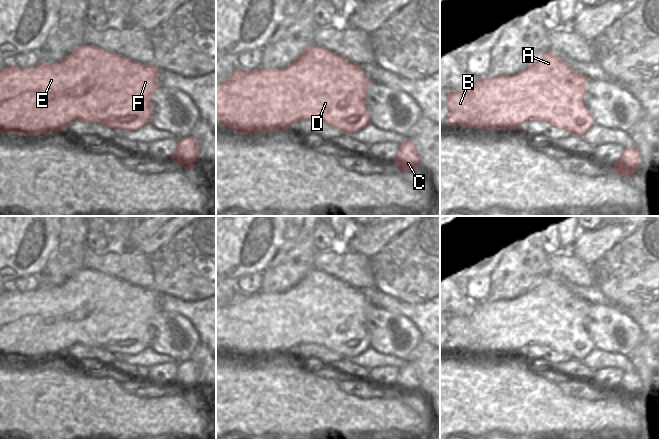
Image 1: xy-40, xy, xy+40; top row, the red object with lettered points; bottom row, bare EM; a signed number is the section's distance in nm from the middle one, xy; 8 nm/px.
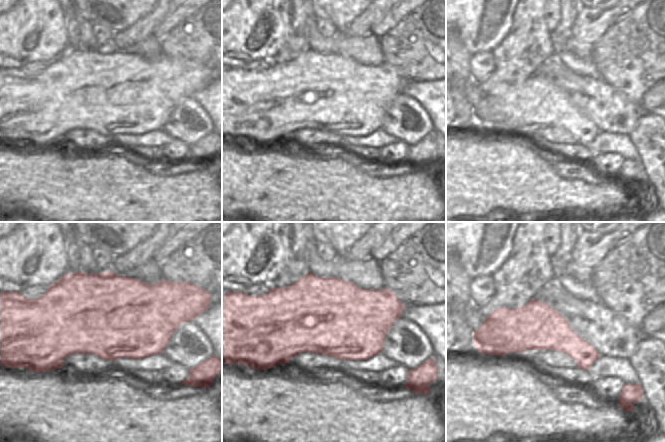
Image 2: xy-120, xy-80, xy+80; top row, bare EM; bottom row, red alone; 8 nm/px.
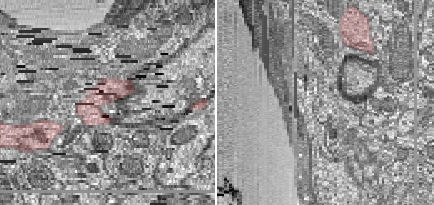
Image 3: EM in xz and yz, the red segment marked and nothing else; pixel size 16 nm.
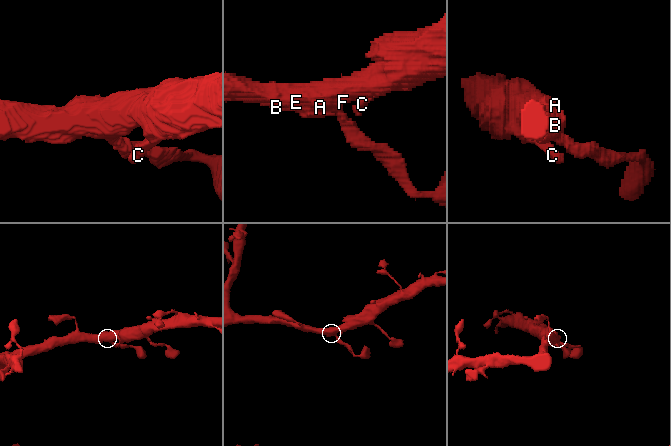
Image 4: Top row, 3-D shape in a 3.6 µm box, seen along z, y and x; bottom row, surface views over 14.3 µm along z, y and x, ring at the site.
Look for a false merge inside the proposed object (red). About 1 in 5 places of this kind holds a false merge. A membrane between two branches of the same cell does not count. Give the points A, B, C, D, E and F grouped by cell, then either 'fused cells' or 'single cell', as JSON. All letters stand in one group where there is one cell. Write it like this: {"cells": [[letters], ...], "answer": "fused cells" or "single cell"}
{"cells": [["A", "B", "C", "D", "E", "F"]], "answer": "single cell"}

